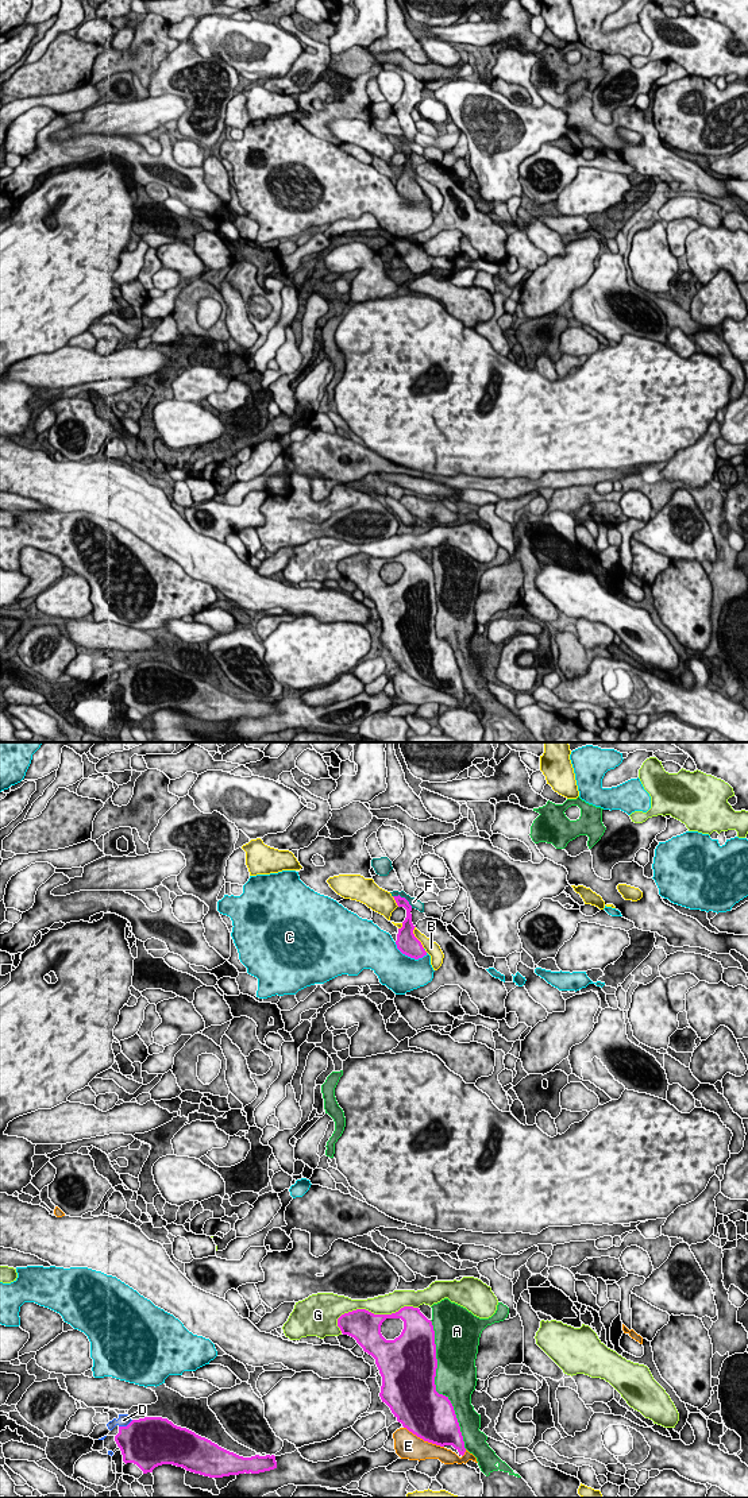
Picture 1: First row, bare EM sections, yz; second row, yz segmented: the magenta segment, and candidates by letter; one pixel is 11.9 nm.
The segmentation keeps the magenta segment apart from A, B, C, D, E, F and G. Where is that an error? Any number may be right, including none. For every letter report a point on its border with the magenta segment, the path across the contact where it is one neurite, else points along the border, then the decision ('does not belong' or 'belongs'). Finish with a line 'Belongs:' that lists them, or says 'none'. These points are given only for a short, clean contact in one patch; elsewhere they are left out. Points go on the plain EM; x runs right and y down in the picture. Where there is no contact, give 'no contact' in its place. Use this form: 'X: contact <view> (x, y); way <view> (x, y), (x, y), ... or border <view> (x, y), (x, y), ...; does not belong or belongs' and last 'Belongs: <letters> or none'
A: contact yz (435, 630); does not belong
B: contact yz (415, 181); does not belong
C: contact yz (409, 200); does not belong
D: contact yz (127, 670); belongs
E: contact yz (424, 684); does not belong
F: contact yz (404, 142); border yz (393, 139), (403, 141), (412, 151); does not belong
G: contact yz (373, 558); does not belong
Belongs: D

